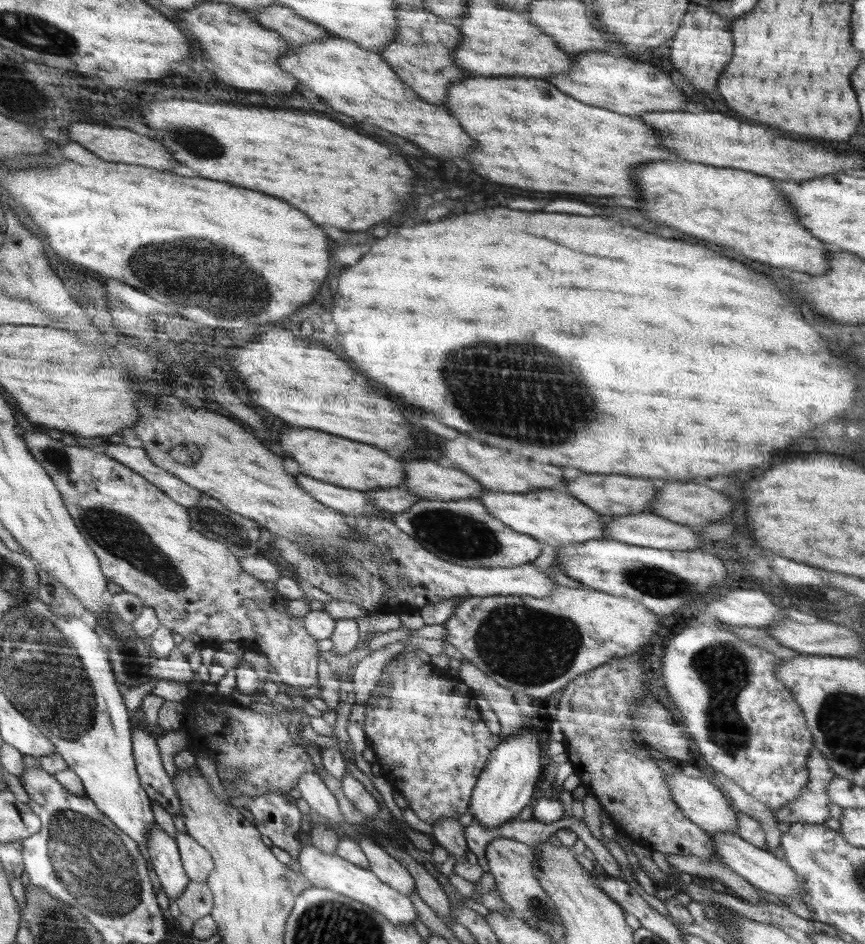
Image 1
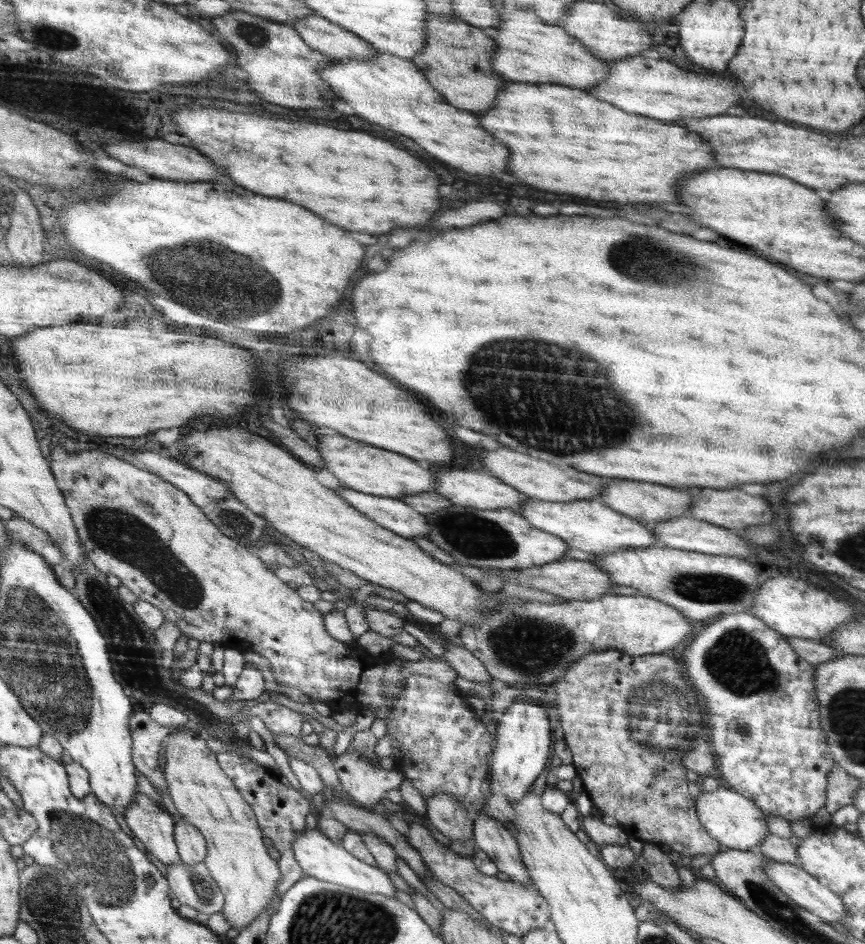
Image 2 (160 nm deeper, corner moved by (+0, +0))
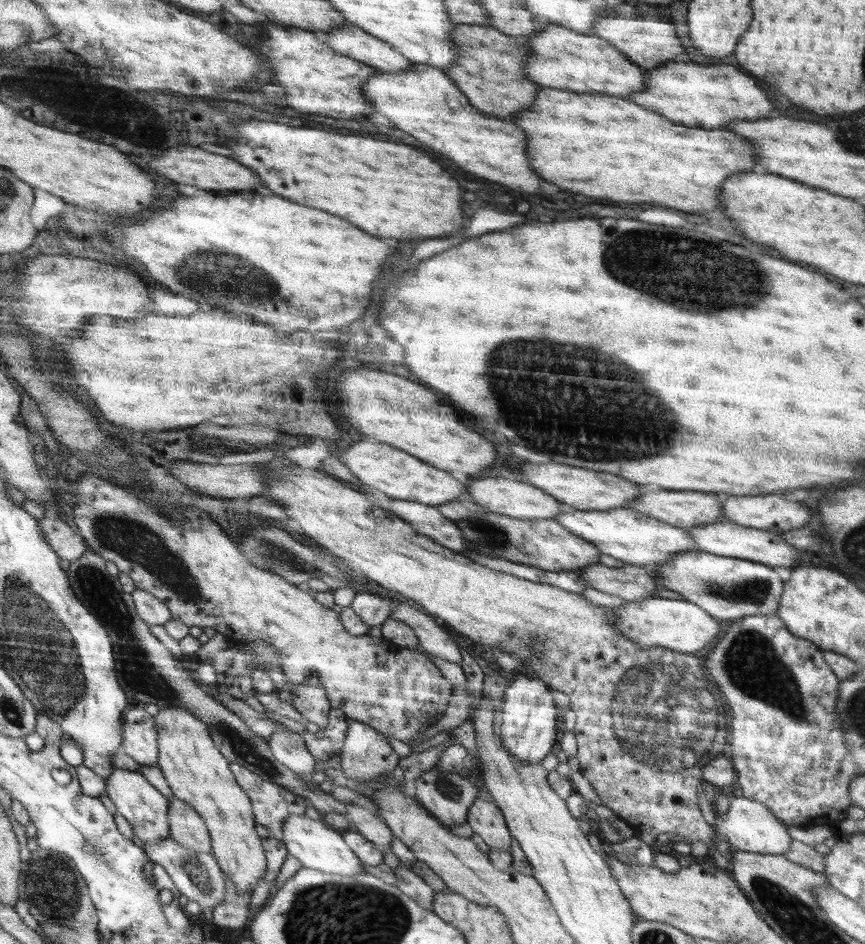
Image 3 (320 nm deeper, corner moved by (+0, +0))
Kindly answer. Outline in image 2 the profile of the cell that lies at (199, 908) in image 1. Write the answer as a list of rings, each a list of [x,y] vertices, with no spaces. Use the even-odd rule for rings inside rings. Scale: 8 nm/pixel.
[[[180,860],[166,865],[166,872],[169,888],[180,904],[187,904],[209,916],[224,906],[224,896],[205,861],[192,866]]]

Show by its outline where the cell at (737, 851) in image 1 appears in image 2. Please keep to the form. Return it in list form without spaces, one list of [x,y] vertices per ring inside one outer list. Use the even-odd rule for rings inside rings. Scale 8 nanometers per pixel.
[[[769,858],[763,869],[778,890],[802,908],[829,923],[843,922],[847,918],[849,912],[842,900],[801,866]]]

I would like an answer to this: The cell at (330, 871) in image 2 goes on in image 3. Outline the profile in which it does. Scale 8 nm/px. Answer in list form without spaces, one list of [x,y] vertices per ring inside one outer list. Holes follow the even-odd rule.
[[[305,814],[290,815],[284,819],[281,831],[288,853],[294,855],[306,868],[346,876],[364,872],[361,860],[343,839],[343,832],[333,829],[322,820],[311,819]]]

